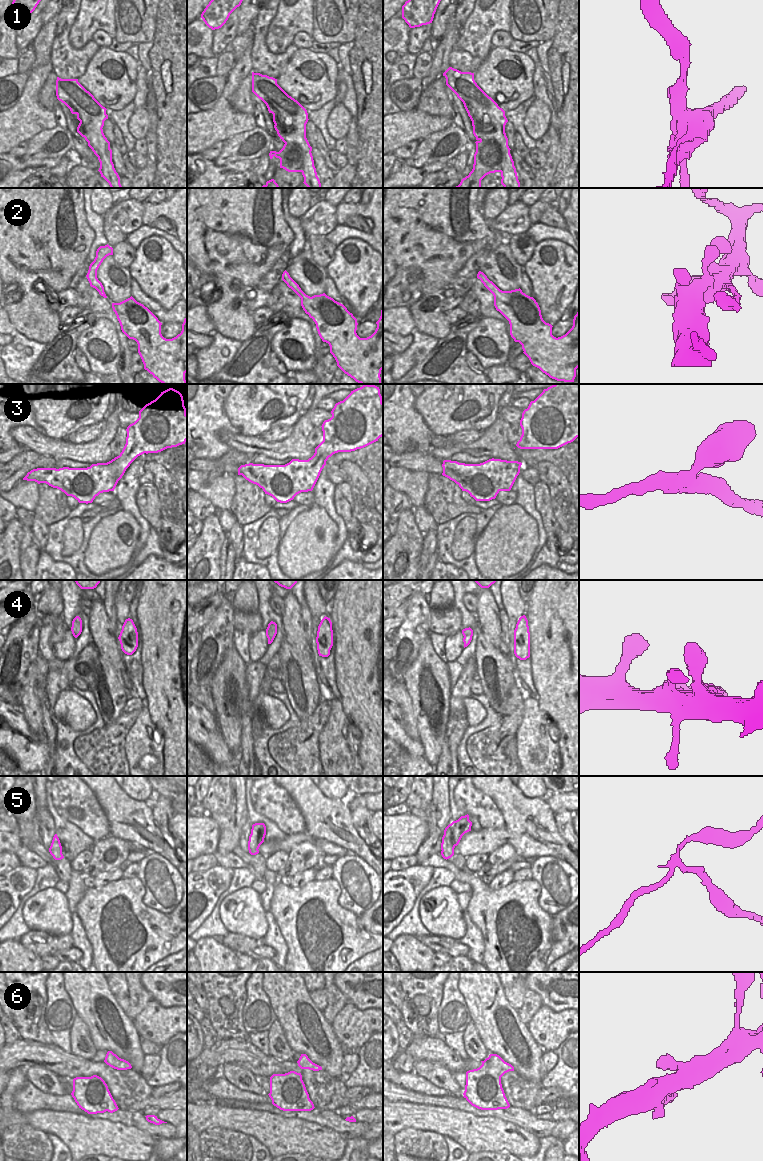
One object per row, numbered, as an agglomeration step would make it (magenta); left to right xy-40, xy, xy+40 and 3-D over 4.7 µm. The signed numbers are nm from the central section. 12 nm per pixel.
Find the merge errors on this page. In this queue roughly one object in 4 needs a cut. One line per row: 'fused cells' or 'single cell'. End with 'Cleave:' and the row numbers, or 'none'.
1: fused cells
2: single cell
3: single cell
4: single cell
5: fused cells
6: single cell
Cleave: 1, 5

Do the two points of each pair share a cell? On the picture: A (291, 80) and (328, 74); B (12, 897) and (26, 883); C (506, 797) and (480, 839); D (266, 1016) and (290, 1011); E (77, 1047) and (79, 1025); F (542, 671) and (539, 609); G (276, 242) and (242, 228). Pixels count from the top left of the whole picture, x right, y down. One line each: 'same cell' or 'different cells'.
A: same cell
B: same cell
C: different cells
D: different cells
E: same cell
F: same cell
G: same cell

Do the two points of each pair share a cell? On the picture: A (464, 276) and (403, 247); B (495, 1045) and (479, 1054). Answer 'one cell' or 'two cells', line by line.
A: two cells
B: two cells

